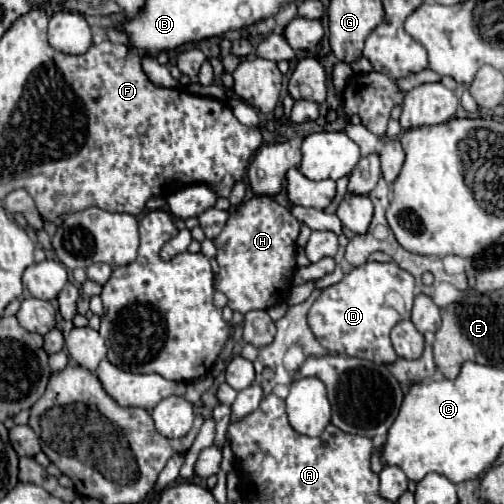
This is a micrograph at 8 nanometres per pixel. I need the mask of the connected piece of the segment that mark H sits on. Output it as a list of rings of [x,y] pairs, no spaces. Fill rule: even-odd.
[[[253,195],[231,211],[227,225],[215,237],[217,263],[219,271],[215,277],[215,289],[225,293],[229,307],[239,313],[253,309],[269,309],[277,303],[283,303],[289,289],[293,273],[297,271],[295,263],[295,241],[299,235],[299,223],[289,213],[287,207],[281,207],[269,197]]]

